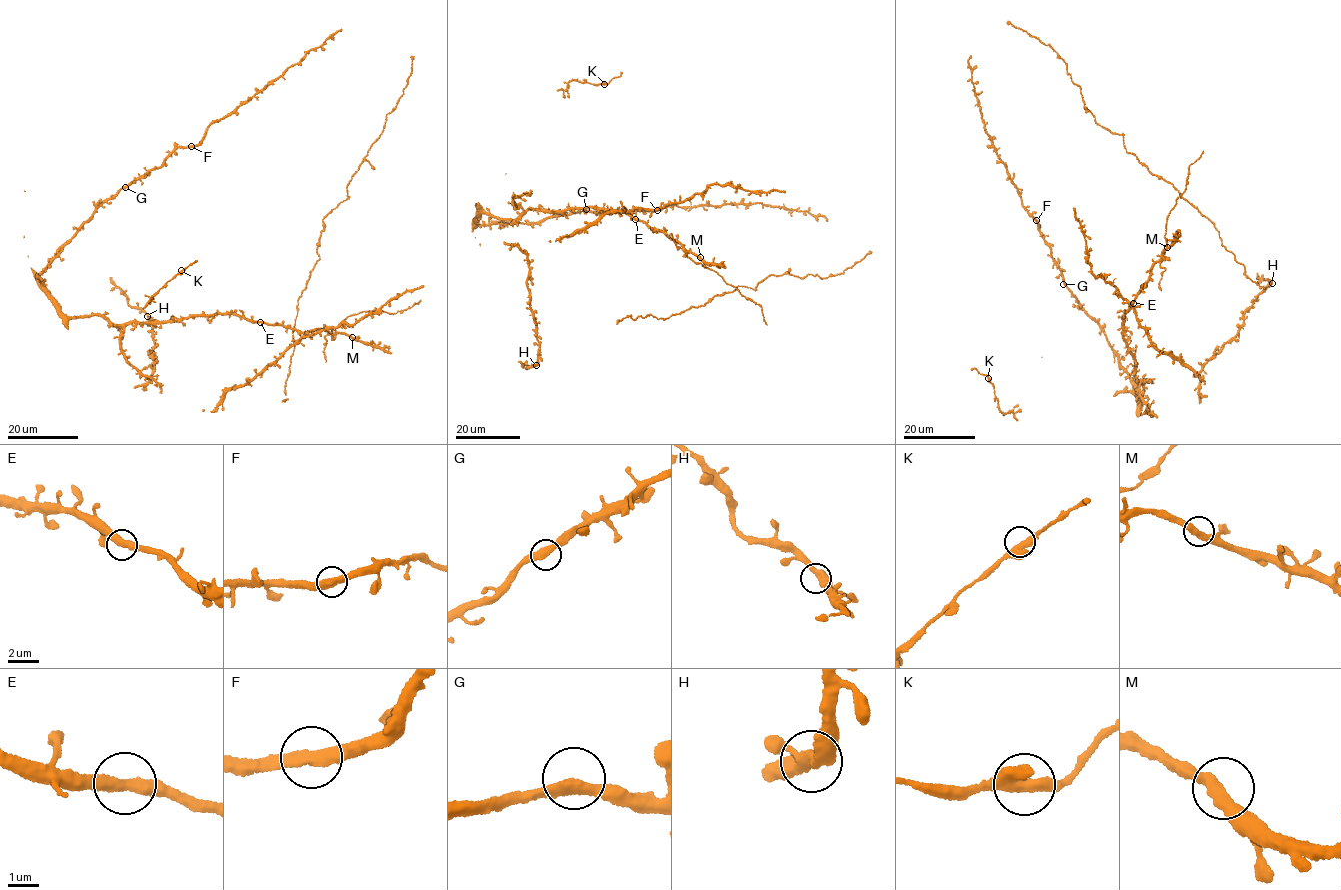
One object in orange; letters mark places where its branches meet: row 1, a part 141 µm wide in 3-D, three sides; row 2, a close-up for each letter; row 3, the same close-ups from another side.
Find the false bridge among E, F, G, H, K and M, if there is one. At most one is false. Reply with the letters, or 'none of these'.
none of these

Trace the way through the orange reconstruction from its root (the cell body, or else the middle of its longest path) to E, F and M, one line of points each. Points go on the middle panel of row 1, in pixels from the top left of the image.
E: (555, 211), (592, 206), (621, 211), (635, 219)
F: (555, 211), (525, 210), (514, 220), (481, 213), (475, 223), (476, 225), (533, 223), (586, 210), (656, 210)
M: (555, 211), (589, 206), (621, 211), (663, 232), (700, 257)

